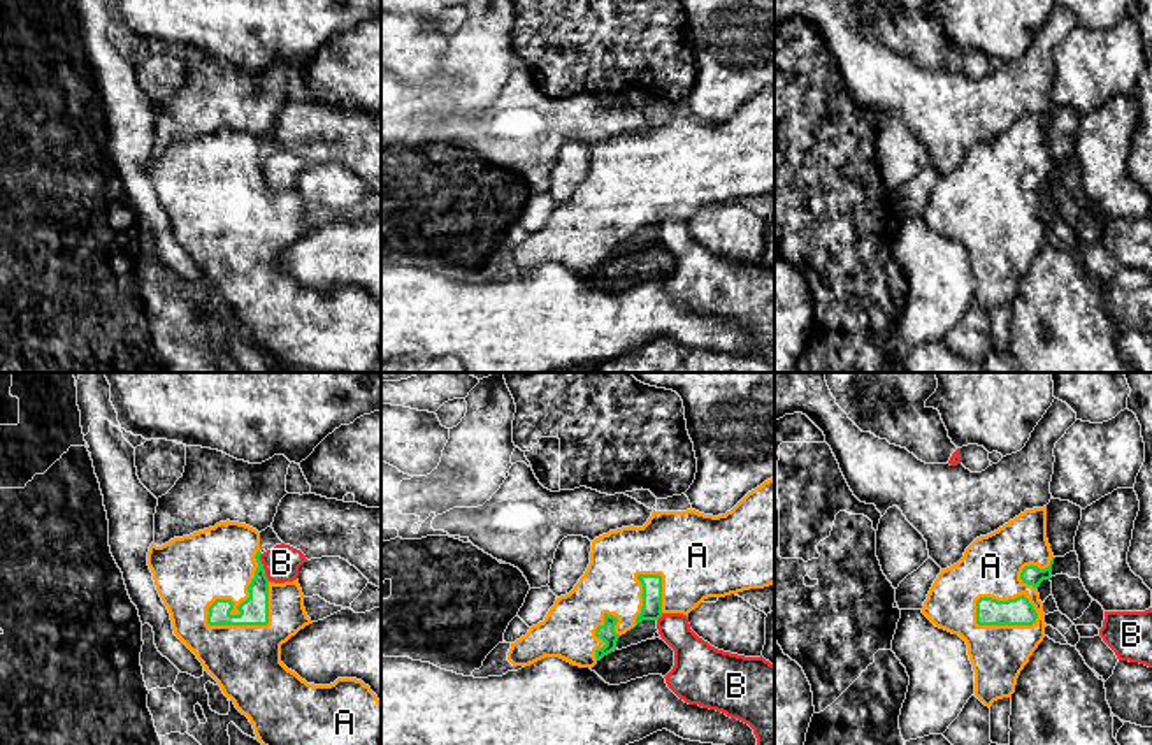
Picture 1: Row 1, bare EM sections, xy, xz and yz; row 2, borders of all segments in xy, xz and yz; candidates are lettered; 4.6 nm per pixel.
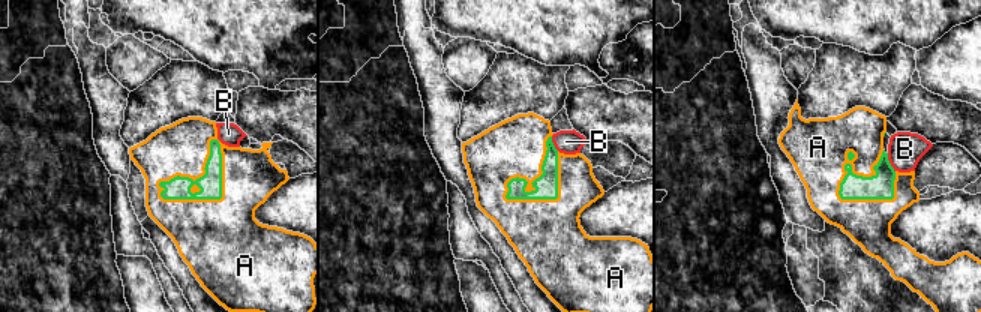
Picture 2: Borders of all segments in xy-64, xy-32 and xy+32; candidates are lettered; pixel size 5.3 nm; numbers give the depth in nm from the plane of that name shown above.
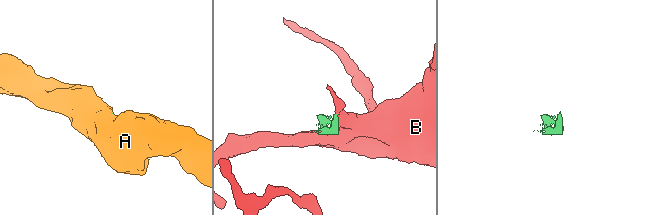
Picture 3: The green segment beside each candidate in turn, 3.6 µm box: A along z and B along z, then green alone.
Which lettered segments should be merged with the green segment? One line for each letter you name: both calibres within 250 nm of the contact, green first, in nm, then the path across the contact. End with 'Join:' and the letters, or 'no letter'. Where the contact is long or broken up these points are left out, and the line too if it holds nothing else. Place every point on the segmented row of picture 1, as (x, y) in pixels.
A: Thickness 130 nm (green) against 340 nm
Join: A

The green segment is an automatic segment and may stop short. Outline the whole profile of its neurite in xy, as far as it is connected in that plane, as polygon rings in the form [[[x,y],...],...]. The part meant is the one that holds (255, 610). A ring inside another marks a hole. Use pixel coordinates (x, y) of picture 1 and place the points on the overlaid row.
[[[230,520],[162,546],[151,543],[148,566],[170,613],[174,634],[249,719],[262,745],[381,745],[381,701],[369,685],[356,678],[337,678],[330,685],[307,684],[281,662],[281,645],[313,622],[306,613],[299,580],[270,582],[260,555],[260,532]]]

